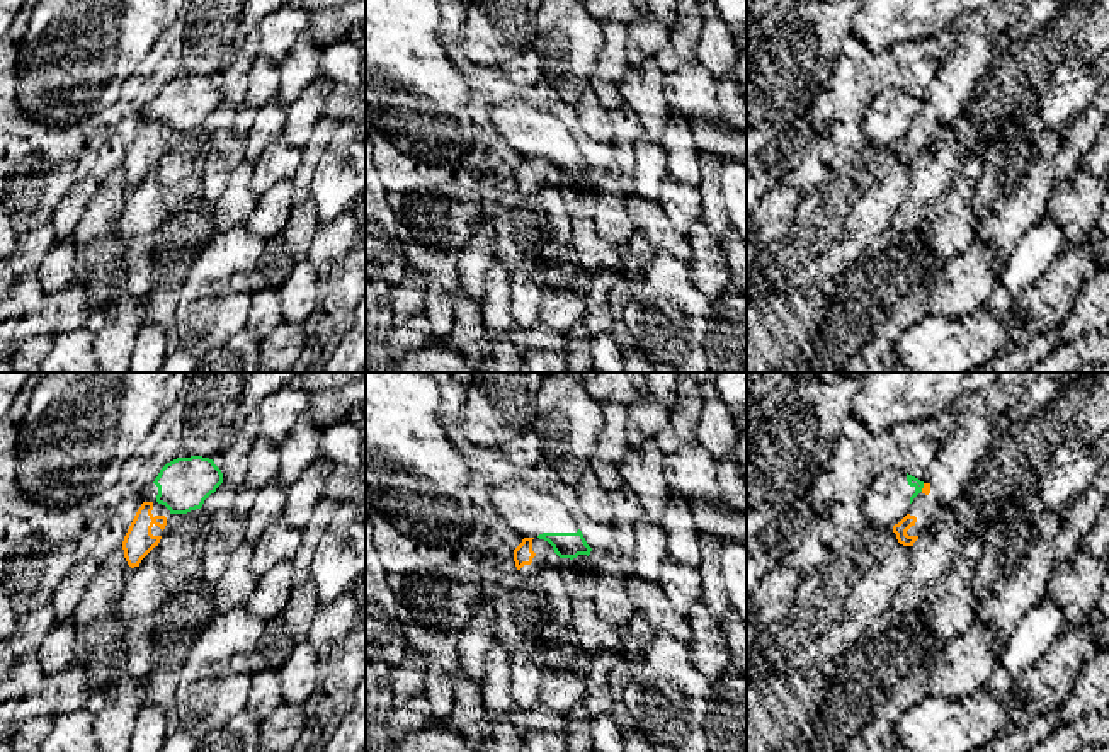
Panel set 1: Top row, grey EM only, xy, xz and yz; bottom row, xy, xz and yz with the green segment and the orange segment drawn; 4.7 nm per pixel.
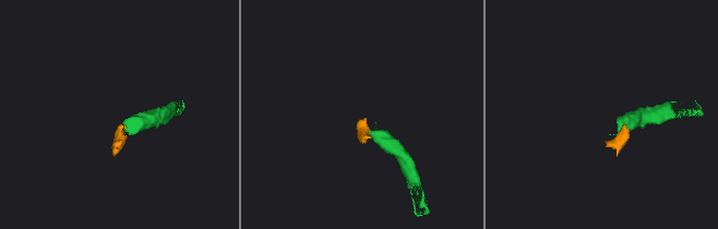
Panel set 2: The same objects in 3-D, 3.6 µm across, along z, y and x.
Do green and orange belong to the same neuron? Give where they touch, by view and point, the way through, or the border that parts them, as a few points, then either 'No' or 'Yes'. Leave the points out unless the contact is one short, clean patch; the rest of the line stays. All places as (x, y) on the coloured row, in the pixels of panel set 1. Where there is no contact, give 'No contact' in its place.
Touches green at yz (922, 487). Boundary: yz (924, 484), (921, 490). No

